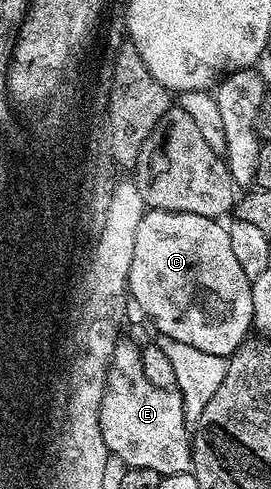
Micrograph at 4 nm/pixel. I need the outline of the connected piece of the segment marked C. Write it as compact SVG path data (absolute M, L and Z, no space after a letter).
M145 210L137 232L134 233L128 290L131 302L135 306L137 303L148 314L147 322L160 335L192 345L205 353L231 357L249 338L254 327L252 280L238 266L230 246L227 226L210 217L198 217L198 213Z

